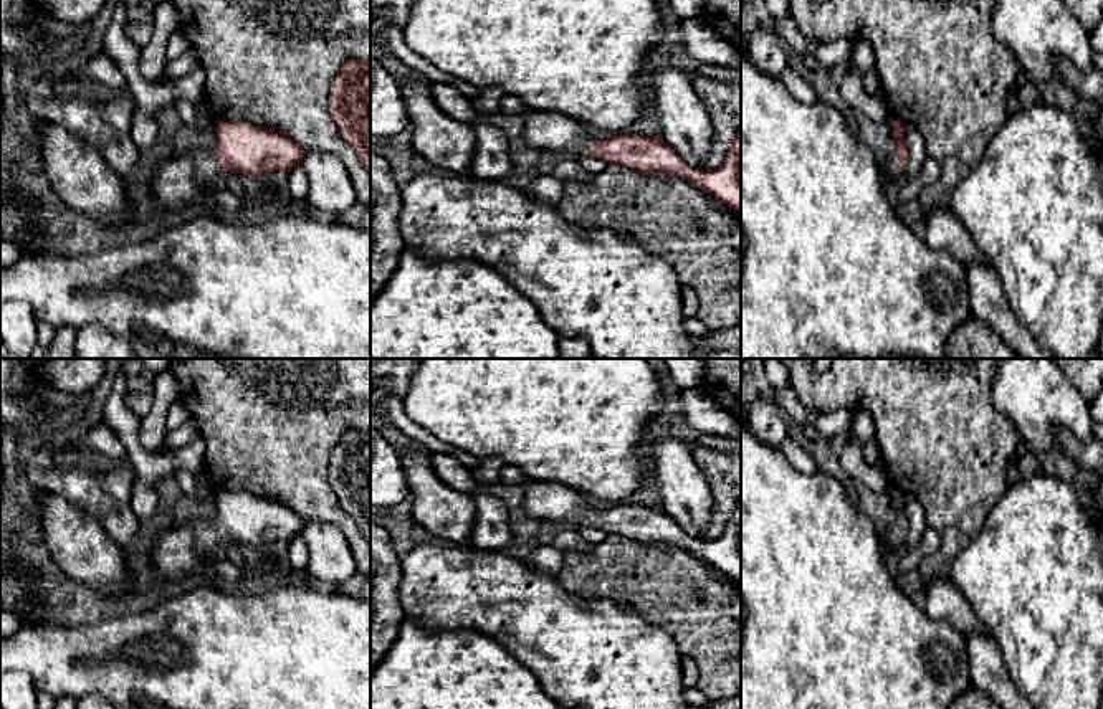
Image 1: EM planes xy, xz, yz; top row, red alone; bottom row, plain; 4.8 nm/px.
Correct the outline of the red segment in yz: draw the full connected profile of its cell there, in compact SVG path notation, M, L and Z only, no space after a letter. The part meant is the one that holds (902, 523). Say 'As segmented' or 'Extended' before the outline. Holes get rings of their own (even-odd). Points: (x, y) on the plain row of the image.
Extended. M893 489L888 494L896 509L896 517L893 526L886 532L885 539L881 540L883 550L905 549L906 535L910 531L910 521L908 521L906 506L905 506L906 494L900 489Z

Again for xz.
Extended. M528 479L521 486L524 512L539 521L589 526L642 545L676 547L701 559L741 587L741 496L721 537L704 540L685 532L663 509L622 504L592 511L587 497L559 483Z

